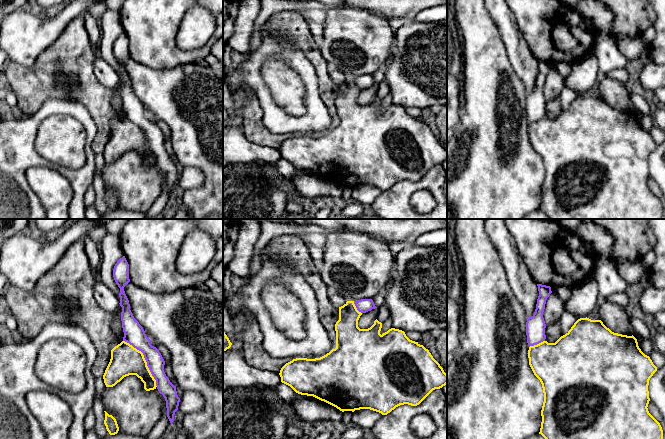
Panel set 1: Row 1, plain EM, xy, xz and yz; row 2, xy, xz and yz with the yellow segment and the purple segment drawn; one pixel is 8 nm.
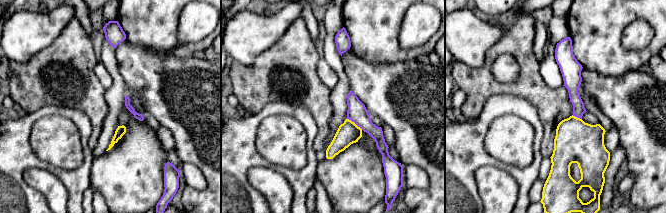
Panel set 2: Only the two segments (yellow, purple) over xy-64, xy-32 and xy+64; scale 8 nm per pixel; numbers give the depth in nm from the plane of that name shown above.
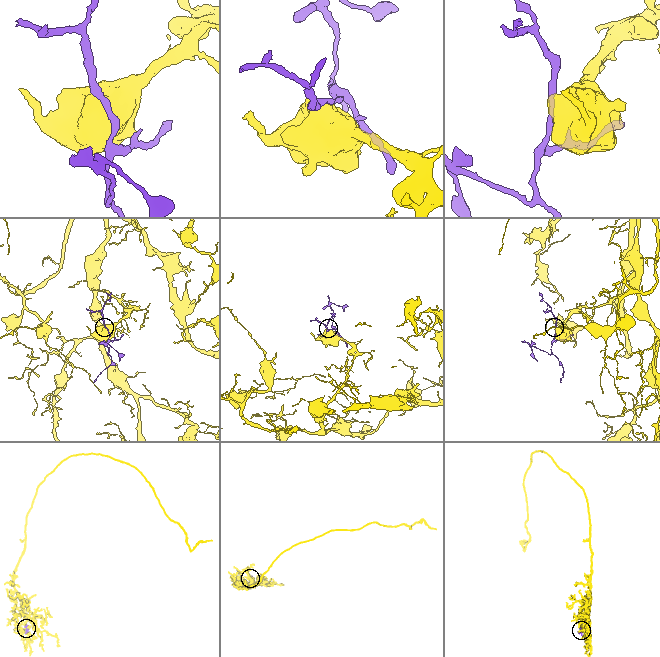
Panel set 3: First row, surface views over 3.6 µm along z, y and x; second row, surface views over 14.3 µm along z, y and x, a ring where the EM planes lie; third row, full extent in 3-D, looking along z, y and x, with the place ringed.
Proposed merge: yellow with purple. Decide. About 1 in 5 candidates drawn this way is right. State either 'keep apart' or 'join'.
keep apart

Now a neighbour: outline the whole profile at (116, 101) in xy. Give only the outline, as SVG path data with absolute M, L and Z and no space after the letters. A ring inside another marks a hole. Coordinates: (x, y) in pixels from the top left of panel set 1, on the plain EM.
M119 80L118 85L115 88L113 88L114 95L112 97L111 103L116 112L116 117L111 121L111 125L113 125L115 122L117 122L123 117L124 108L122 104L121 88L122 88L122 83Z

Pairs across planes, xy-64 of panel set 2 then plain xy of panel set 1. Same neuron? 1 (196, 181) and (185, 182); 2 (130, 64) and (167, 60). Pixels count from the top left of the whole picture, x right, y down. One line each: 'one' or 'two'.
1: one
2: two

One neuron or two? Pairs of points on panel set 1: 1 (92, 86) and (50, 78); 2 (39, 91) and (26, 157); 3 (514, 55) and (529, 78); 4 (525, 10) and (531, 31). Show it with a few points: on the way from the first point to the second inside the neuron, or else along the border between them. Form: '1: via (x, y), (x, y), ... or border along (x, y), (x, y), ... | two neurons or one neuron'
1: via (82, 82), (73, 78), (60, 78) | one neuron
2: border along (55, 99), (47, 99), (34, 113), (24, 116) | two neurons
3: via (520, 61), (527, 72) | one neuron
4: via (530, 15), (531, 26) | one neuron

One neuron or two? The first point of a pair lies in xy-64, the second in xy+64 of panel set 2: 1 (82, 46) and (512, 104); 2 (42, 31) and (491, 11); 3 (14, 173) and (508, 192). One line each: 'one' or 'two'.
1: two
2: two
3: two

